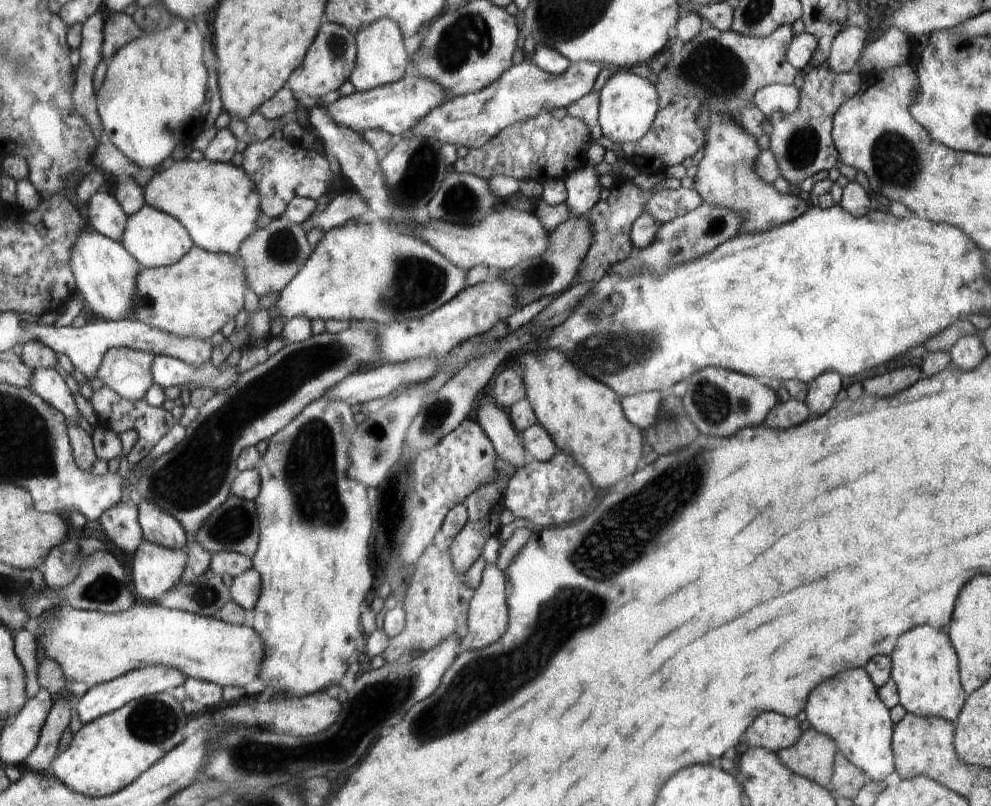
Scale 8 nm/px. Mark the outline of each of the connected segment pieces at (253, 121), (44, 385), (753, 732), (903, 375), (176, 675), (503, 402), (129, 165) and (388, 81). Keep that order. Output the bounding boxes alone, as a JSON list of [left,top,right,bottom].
[[228,111,294,144],[29,367,78,423],[746,712,802,752],[864,366,920,396],[74,665,186,725],[488,368,526,410],[96,127,141,178],[351,17,408,92]]

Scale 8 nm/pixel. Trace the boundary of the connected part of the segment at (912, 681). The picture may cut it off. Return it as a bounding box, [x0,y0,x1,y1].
[890,626,967,723]

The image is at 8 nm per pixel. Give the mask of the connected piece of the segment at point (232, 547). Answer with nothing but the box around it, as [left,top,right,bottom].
[195,496,259,559]

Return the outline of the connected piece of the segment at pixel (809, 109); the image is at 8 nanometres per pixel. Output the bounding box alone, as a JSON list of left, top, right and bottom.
[768,64,862,187]

